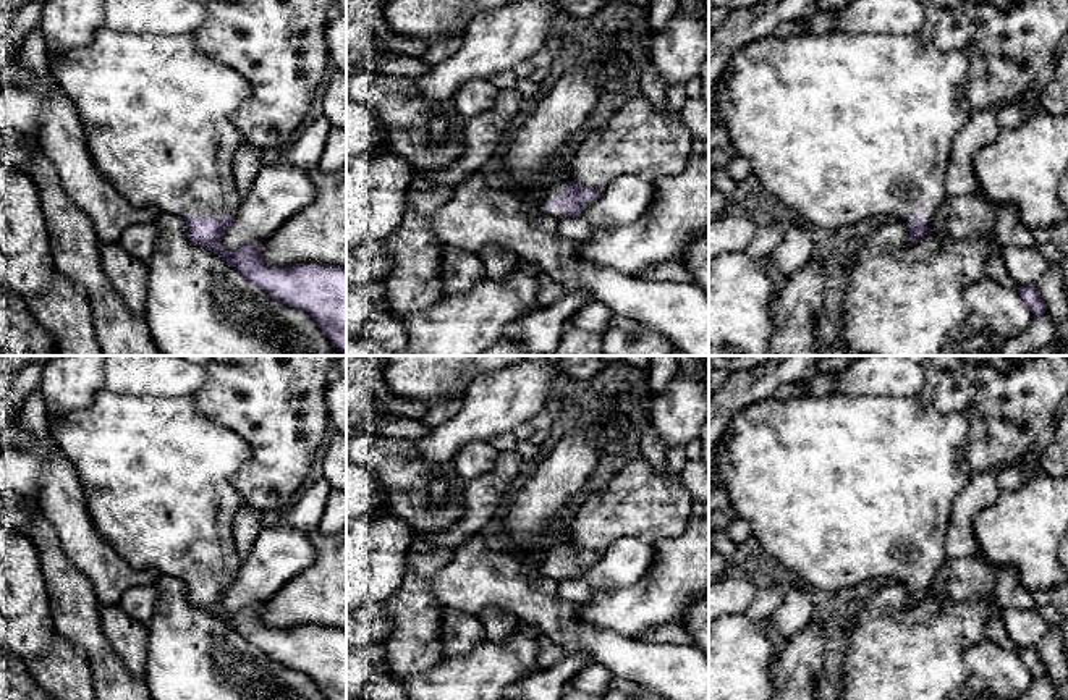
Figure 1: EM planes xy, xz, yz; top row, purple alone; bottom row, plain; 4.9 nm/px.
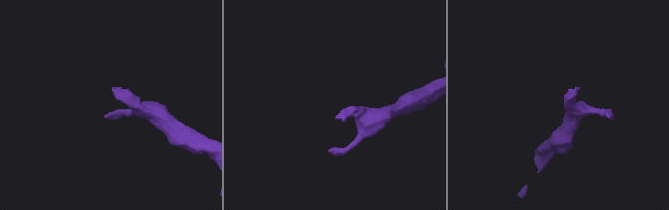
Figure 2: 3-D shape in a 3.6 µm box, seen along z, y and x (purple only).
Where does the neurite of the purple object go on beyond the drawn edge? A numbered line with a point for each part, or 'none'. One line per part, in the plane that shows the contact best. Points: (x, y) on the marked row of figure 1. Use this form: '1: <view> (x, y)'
1: xz (534, 154)

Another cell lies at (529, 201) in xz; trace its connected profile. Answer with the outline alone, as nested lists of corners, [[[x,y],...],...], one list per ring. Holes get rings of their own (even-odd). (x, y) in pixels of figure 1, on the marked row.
[[[532,191],[532,192],[523,192],[519,194],[521,197],[521,207],[523,207],[523,212],[526,217],[529,218],[539,218],[542,217],[542,210],[540,210],[540,196],[537,191]]]

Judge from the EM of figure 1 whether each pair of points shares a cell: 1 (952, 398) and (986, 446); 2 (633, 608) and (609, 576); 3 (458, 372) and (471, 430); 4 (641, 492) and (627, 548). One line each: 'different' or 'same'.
1: same
2: different
3: different
4: different

